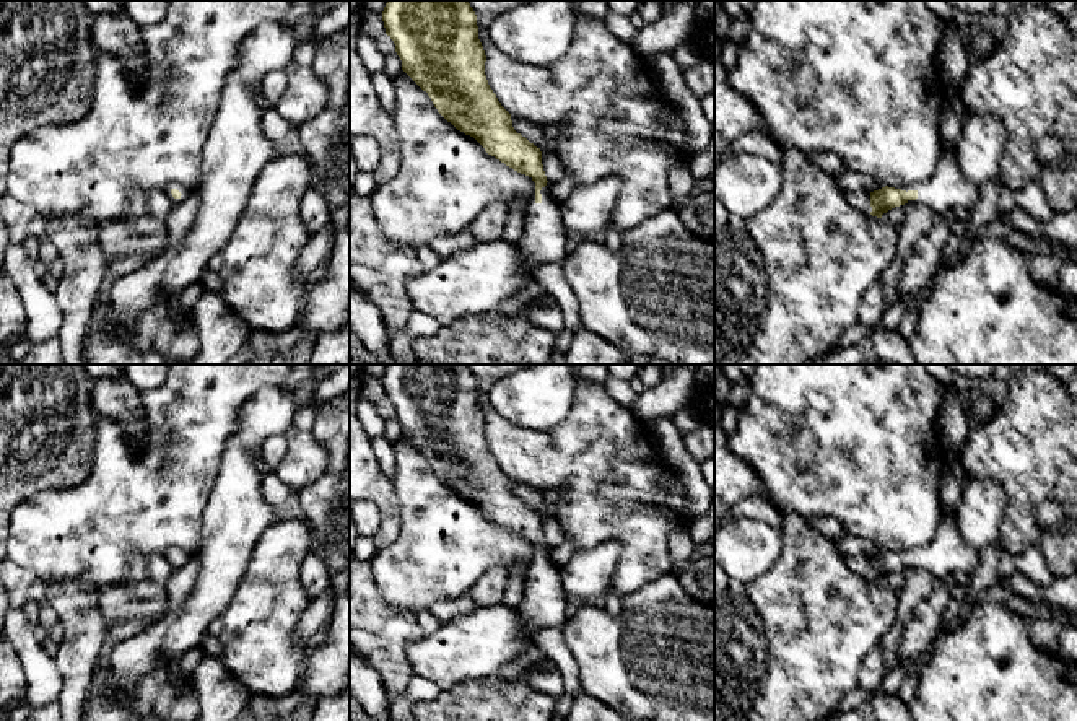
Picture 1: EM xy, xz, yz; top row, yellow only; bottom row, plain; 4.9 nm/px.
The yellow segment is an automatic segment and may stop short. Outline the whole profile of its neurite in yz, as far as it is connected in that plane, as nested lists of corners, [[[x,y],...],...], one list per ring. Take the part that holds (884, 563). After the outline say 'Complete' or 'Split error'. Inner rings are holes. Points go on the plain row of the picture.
[[[942,513],[937,534],[927,545],[903,553],[885,550],[870,557],[870,579],[882,583],[888,575],[905,568],[926,570],[937,578],[960,573],[970,576],[978,563],[979,555],[963,540],[957,516]]]. Split error

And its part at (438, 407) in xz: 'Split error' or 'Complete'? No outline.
Split error

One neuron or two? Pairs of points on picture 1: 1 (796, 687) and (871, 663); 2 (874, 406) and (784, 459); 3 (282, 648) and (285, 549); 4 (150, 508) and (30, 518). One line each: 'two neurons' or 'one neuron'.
1: two neurons
2: one neuron
3: one neuron
4: one neuron

